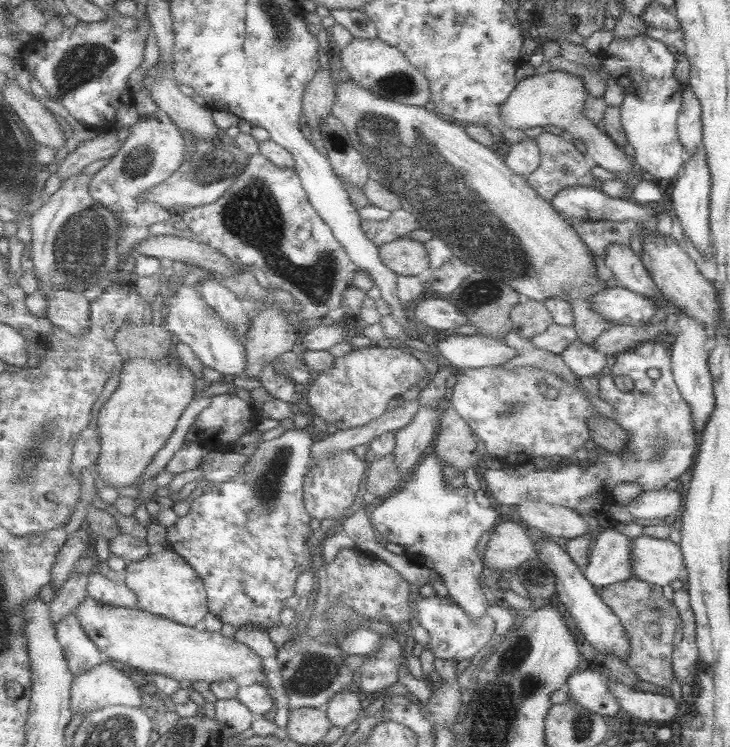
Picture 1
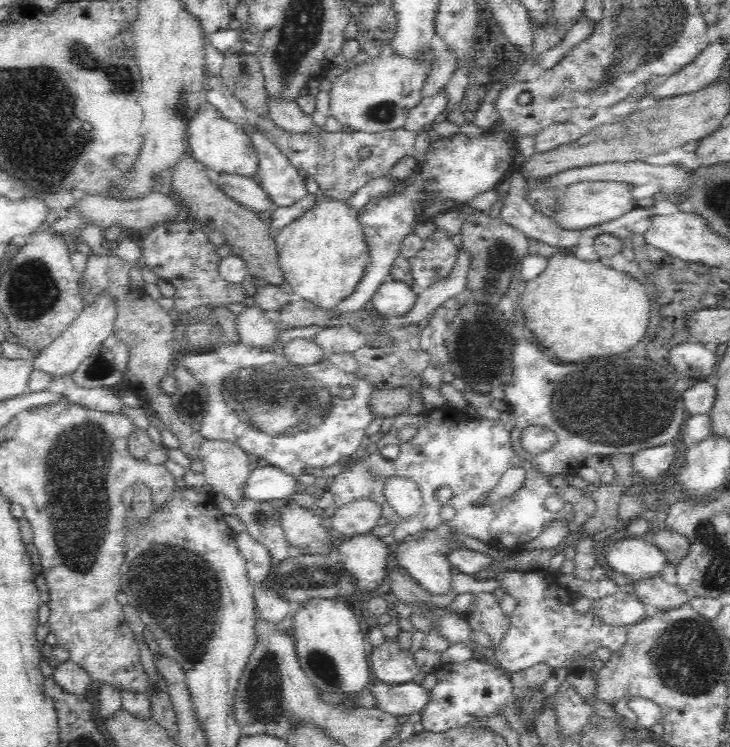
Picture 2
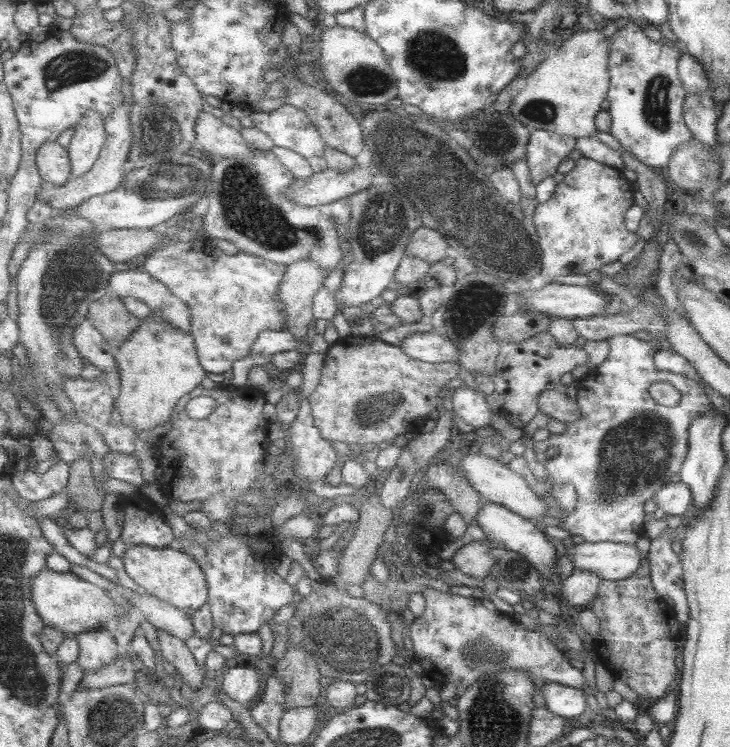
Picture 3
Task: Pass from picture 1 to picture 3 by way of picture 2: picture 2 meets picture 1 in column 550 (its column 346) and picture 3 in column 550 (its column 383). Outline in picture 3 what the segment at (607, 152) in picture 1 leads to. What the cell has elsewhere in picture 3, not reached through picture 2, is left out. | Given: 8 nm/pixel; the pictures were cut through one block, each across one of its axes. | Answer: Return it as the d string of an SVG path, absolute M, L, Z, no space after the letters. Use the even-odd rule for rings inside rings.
M599 30L577 32L525 80L525 88L513 98L507 116L523 122L531 132L551 130L577 140L599 134L597 116L611 90L611 42Z

